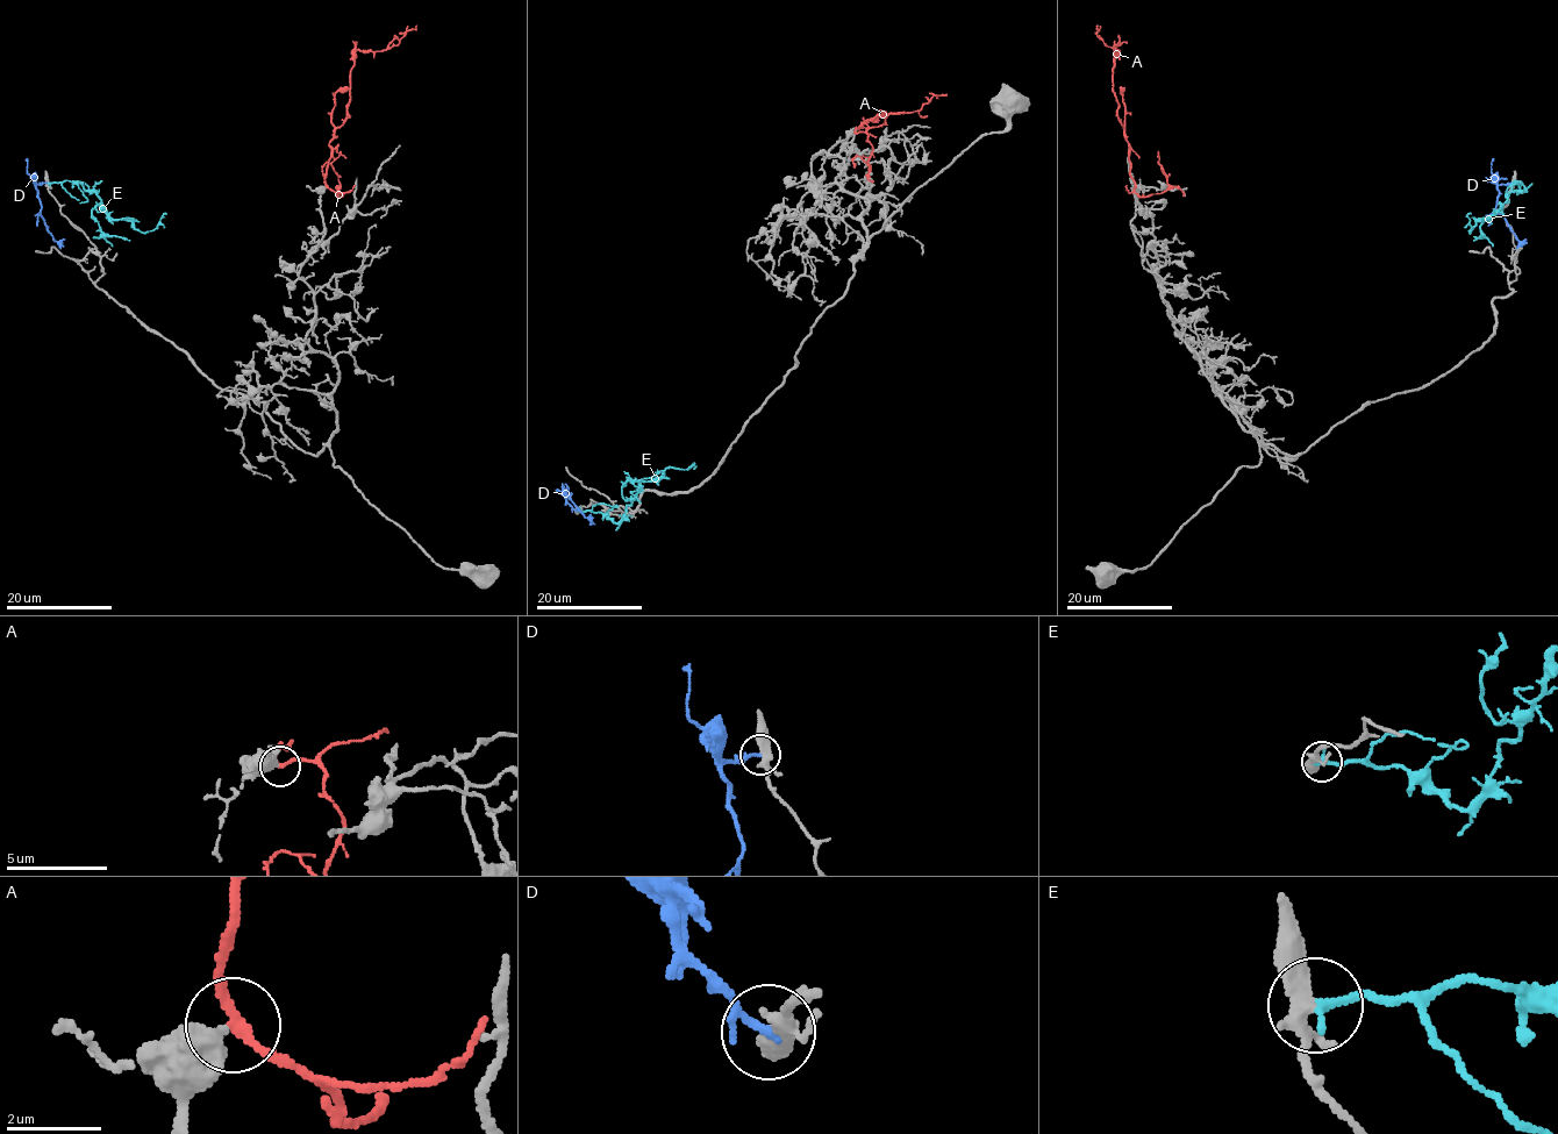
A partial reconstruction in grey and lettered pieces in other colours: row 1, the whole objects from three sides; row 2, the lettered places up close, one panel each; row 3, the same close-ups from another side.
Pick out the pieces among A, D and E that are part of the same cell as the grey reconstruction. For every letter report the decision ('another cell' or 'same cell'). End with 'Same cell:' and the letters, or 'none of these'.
A: same cell
D: another cell
E: another cell
Same cell: A

